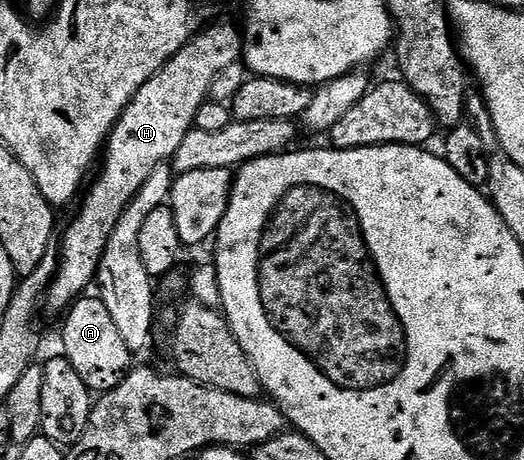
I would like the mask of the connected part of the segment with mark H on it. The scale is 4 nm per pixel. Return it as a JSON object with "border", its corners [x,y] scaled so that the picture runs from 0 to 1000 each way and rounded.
{"border":[[[412,50],[384,59],[370,85],[355,91],[355,100],[347,100],[347,109],[340,109],[340,117],[332,117],[332,126],[309,143],[309,152],[292,161],[279,187],[271,187],[271,196],[248,213],[240,239],[216,274],[195,330],[191,376],[176,411],[158,420],[160,437],[156,426],[153,454],[132,483],[115,539],[111,530],[107,600],[82,657],[82,667],[95,685],[113,689],[128,680],[174,628],[168,624],[185,607],[202,526],[210,526],[210,509],[218,509],[225,474],[233,474],[240,448],[248,448],[256,422],[271,413],[286,378],[294,378],[305,357],[326,350],[340,317],[347,317],[355,302],[355,291],[374,276],[378,237],[401,215],[397,198],[401,187],[408,187],[408,170],[416,170],[416,159],[431,152],[431,143],[460,128],[460,63],[452,54],[448,61],[443,52]]]}

